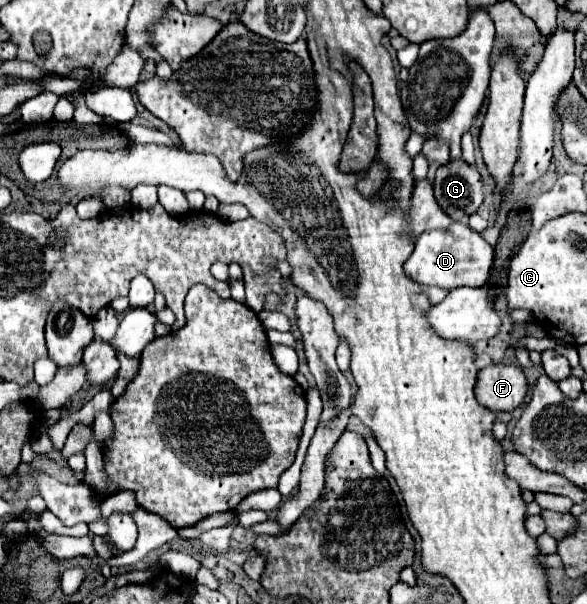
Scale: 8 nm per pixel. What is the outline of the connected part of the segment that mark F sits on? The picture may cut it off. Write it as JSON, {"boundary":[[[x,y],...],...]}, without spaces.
{"boundary":[[[489,365],[479,371],[475,383],[475,397],[483,407],[491,411],[517,409],[527,393],[527,381],[521,367],[513,365]]]}

